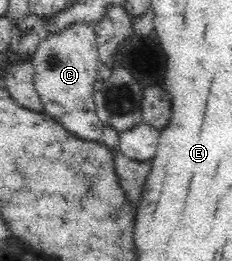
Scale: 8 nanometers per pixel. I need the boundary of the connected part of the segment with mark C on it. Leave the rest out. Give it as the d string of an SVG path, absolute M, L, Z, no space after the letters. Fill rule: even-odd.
M75 21L40 40L35 52L29 57L44 112L55 118L72 135L93 141L101 141L104 127L94 106L93 84L99 78L97 68L100 64L97 42L97 31L93 25Z

